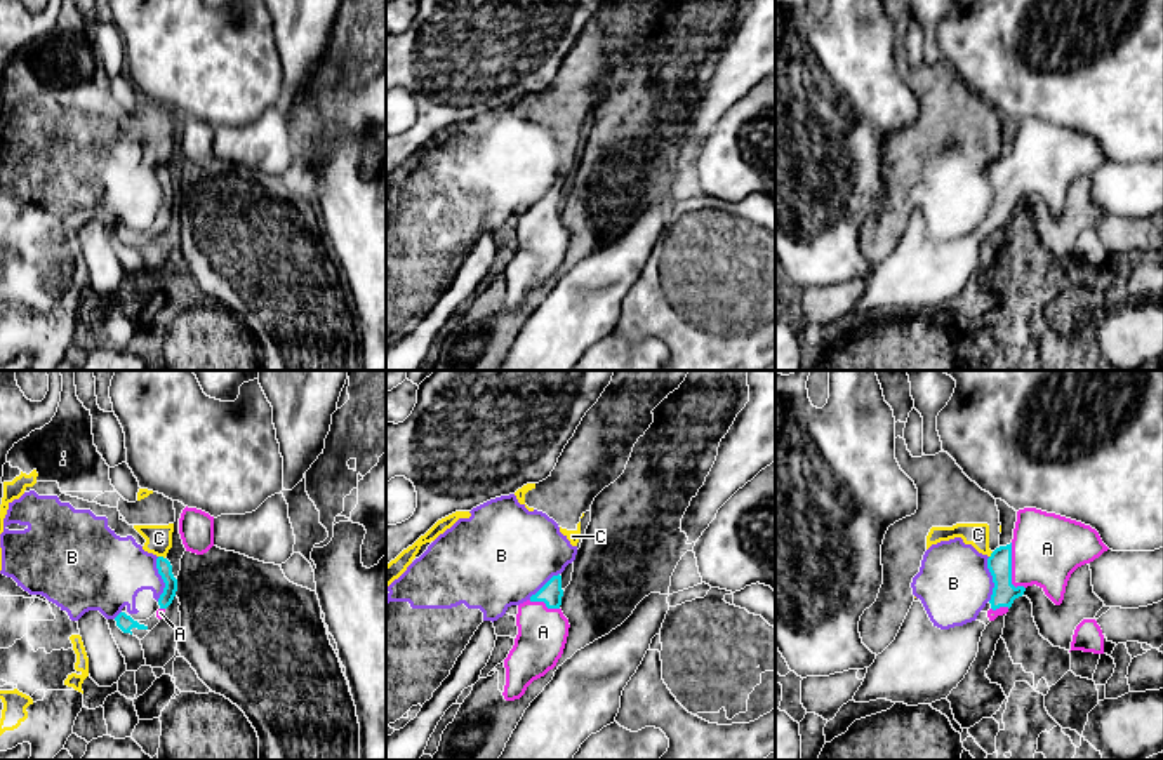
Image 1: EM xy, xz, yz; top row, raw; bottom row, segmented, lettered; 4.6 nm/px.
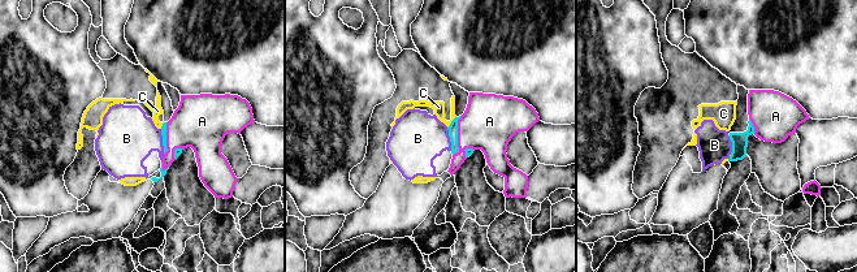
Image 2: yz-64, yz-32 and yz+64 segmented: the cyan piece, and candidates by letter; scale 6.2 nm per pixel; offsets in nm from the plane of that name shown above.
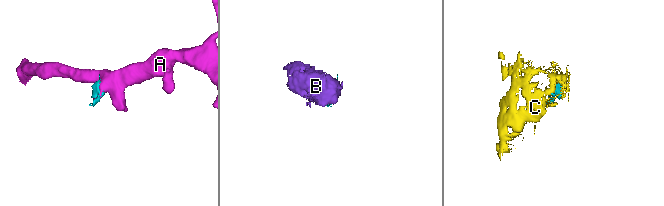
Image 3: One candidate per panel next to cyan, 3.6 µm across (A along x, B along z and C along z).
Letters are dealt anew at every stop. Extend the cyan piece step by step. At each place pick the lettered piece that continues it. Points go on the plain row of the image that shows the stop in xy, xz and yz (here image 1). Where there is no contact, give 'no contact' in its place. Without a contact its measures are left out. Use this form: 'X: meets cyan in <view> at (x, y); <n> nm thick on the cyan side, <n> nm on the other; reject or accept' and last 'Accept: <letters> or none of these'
A: meets cyan in yz at (1010, 180); 110 nm thick on the cyan side, 320 nm on the other; accept
B: meets cyan in xy at (162, 188); 70 nm thick on the cyan side, 340 nm on the other; reject
C: meets cyan in xy at (162, 167); 70 nm thick on the cyan side, 130 nm on the other; reject
Accept: A

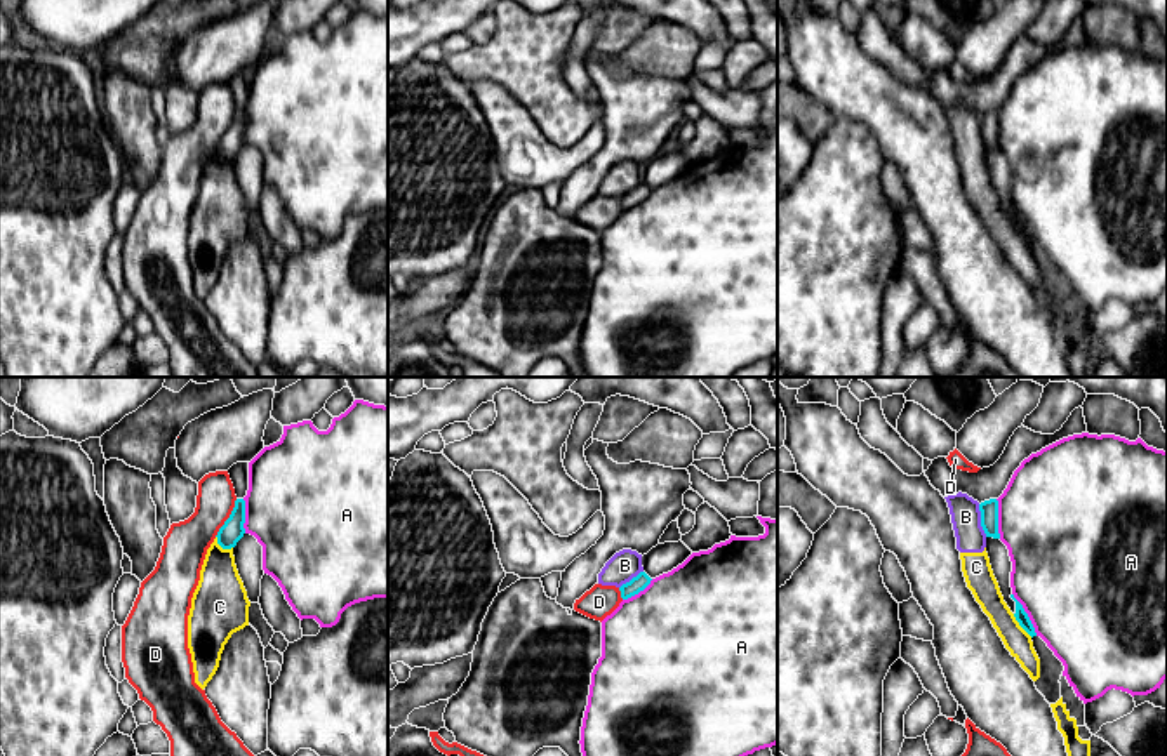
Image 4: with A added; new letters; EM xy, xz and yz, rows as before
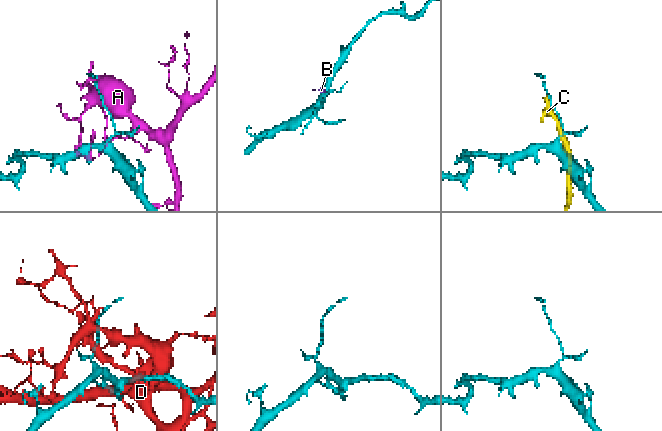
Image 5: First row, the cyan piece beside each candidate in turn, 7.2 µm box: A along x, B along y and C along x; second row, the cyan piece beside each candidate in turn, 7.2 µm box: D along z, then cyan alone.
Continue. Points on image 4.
A: meets cyan in yz at (1026, 225); 60 nm thick on the cyan side, 500 nm on the other; reject
B: meets cyan in yz at (981, 131); 80 nm thick on the cyan side, 140 nm on the other; reject
C: meets cyan in yz at (1021, 237); 60 nm thick on the cyan side, 130 nm on the other; reject
D: meets cyan in xy at (228, 129); 100 nm thick on the cyan side, 200 nm on the other; reject
Accept: none of these

